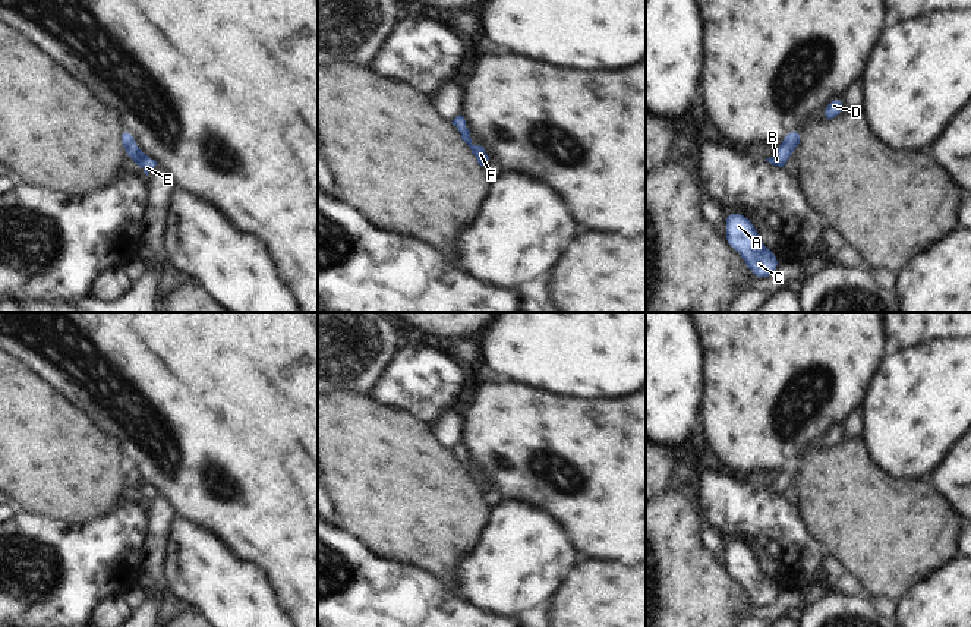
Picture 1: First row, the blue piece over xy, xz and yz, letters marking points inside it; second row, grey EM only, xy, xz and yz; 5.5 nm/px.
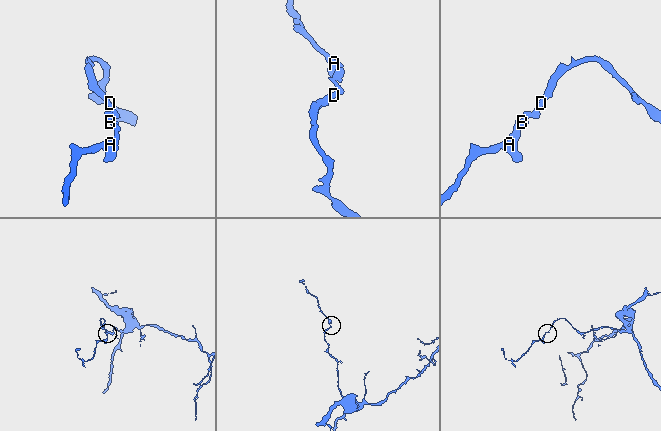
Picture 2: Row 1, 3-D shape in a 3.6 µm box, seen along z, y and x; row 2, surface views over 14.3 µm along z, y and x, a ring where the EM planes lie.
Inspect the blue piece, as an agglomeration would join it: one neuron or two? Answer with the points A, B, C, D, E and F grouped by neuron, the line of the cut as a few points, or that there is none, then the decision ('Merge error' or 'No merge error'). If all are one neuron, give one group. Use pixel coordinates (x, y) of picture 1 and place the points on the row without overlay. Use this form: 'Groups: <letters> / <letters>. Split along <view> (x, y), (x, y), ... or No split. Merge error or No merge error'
Groups: A B C D E F. No split. No merge error.

